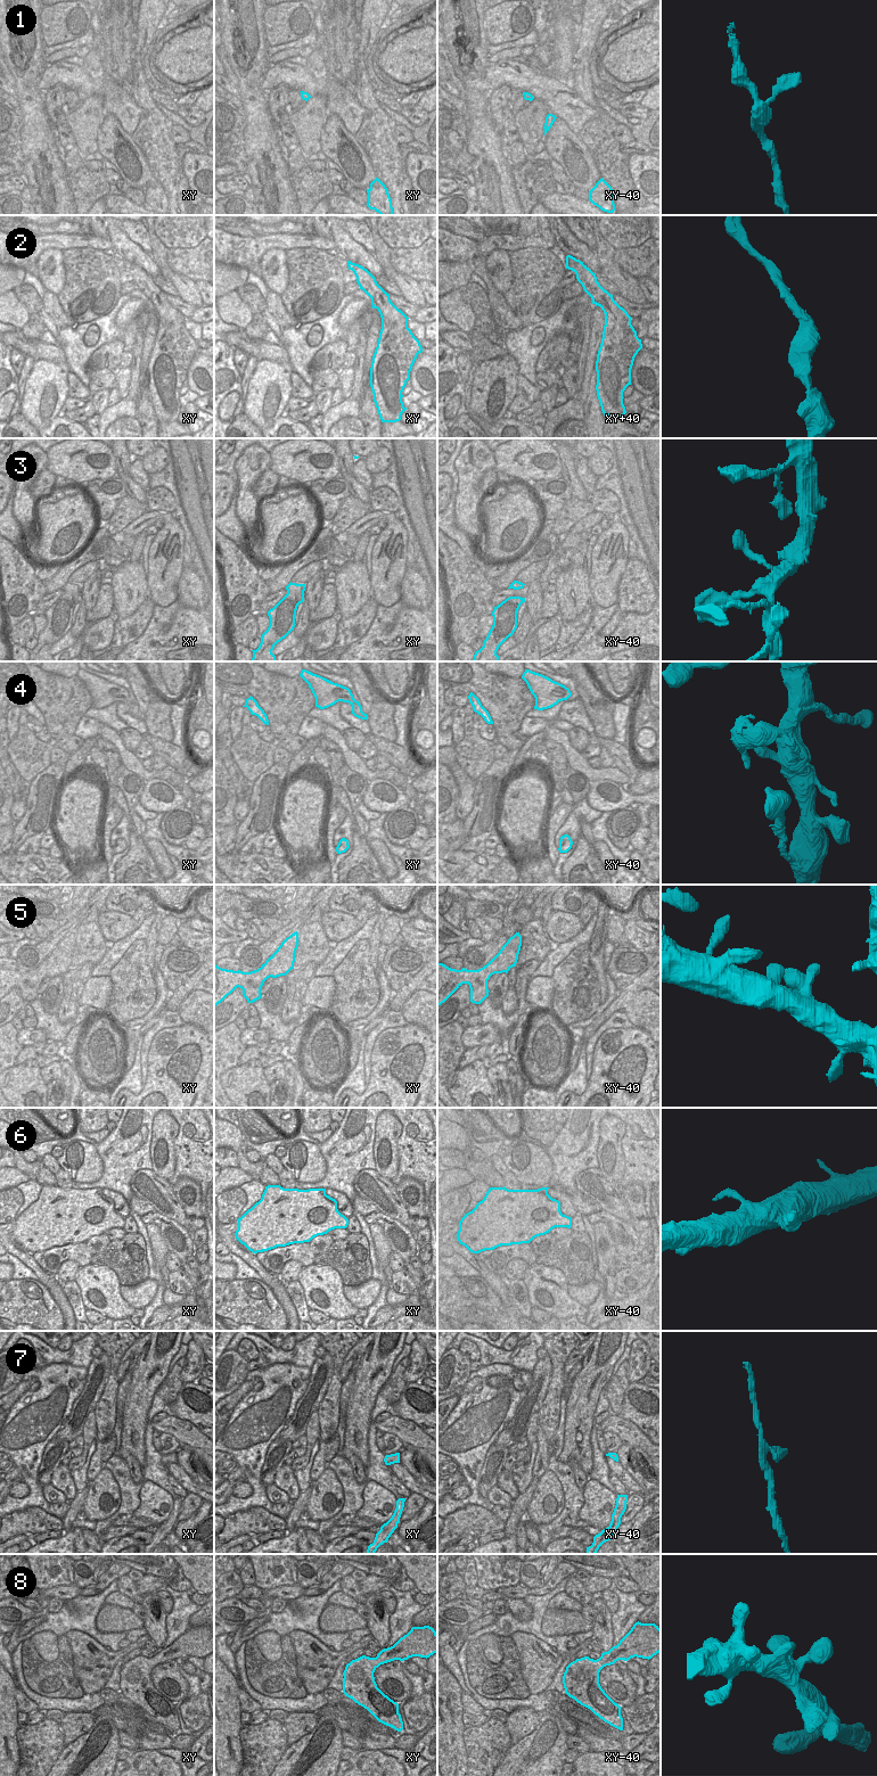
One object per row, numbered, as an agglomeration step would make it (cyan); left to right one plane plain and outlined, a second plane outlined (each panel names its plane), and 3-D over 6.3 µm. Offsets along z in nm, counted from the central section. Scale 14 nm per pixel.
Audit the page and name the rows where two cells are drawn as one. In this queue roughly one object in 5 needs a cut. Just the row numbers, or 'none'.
4

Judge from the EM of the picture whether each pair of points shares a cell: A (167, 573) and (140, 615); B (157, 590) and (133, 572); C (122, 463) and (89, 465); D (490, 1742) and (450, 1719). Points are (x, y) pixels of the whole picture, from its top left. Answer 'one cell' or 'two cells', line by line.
A: two cells
B: two cells
C: two cells
D: two cells

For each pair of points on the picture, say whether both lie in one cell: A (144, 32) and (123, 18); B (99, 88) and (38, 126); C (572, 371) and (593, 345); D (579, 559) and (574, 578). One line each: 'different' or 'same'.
A: different
B: different
C: different
D: different

